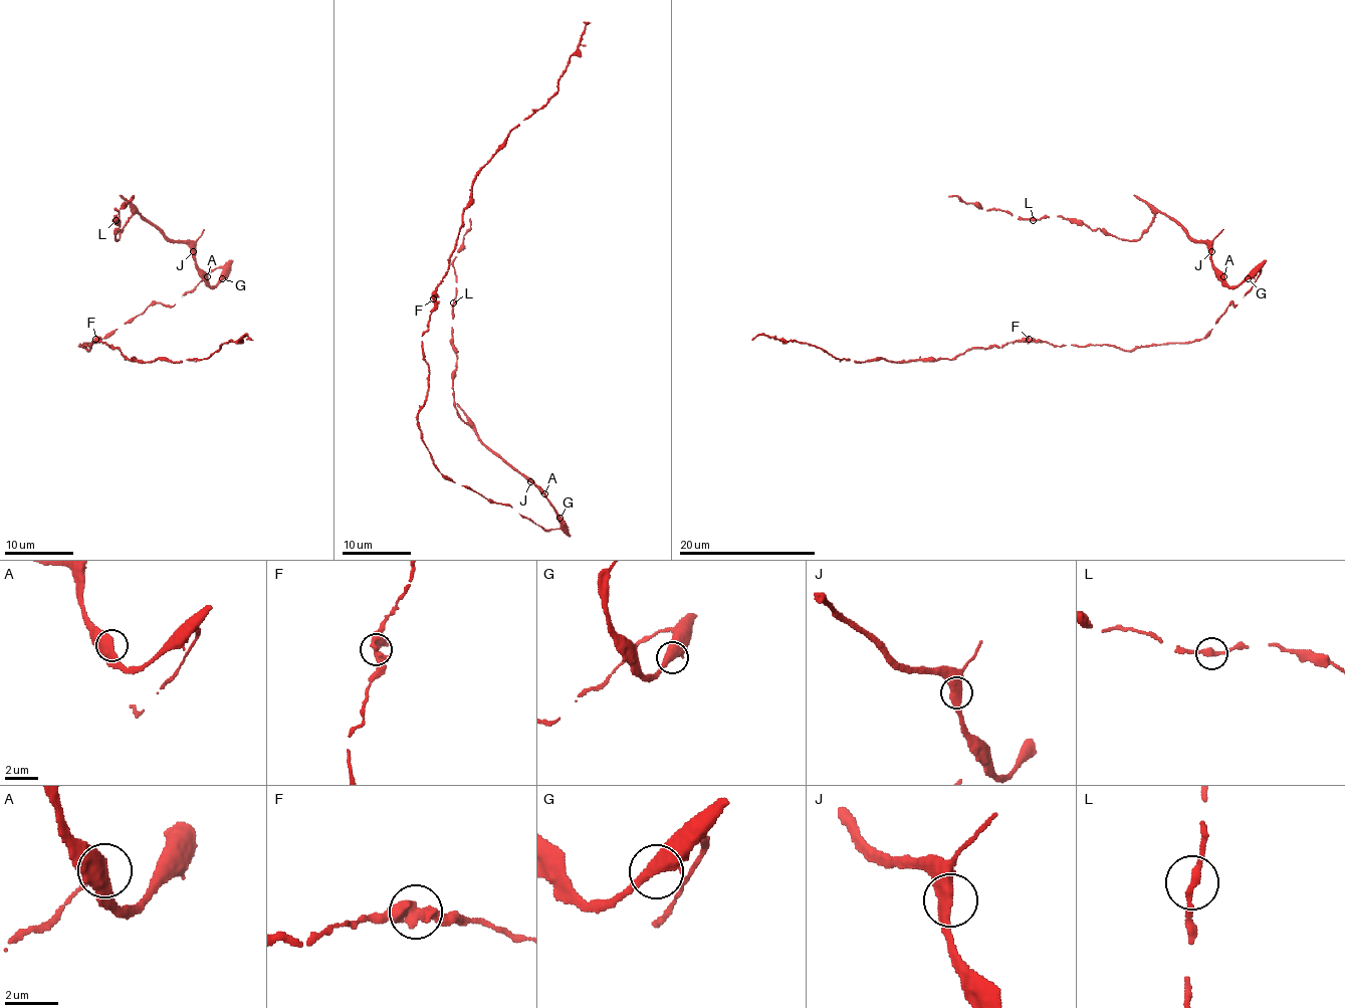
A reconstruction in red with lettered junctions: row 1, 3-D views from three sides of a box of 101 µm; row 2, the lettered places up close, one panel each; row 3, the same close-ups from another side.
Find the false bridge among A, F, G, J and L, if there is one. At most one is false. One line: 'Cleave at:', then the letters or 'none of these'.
Cleave at: none of these

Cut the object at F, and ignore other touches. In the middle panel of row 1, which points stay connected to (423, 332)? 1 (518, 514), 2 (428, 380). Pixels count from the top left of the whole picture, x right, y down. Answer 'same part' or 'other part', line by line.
1: other part
2: same part

